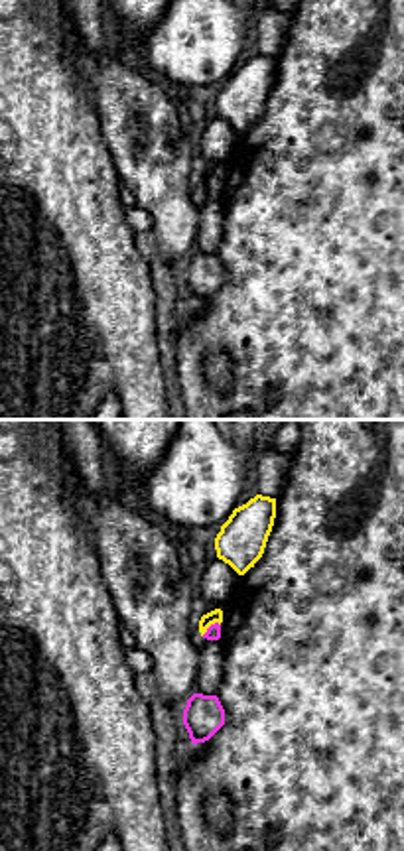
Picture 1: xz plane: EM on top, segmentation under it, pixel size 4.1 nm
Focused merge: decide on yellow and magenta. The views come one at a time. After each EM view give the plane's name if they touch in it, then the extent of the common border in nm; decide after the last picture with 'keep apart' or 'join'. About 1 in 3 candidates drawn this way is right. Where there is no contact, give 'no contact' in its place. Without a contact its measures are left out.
meets yellow in xz; contact 90 nm long

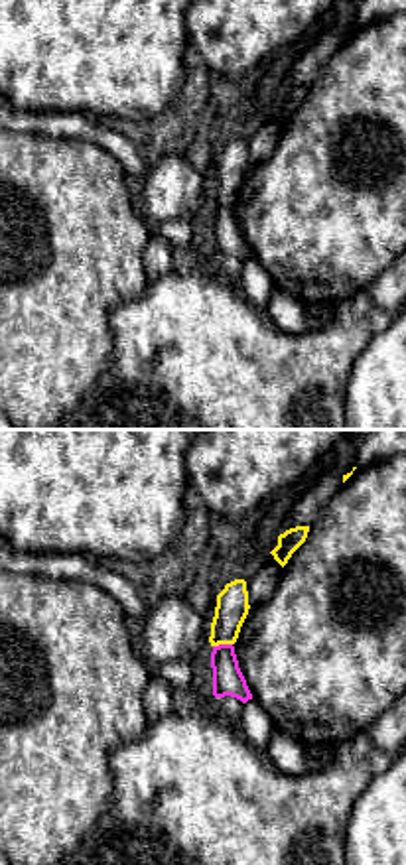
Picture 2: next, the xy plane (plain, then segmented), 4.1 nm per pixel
meets yellow in xy; contact 80 nm long

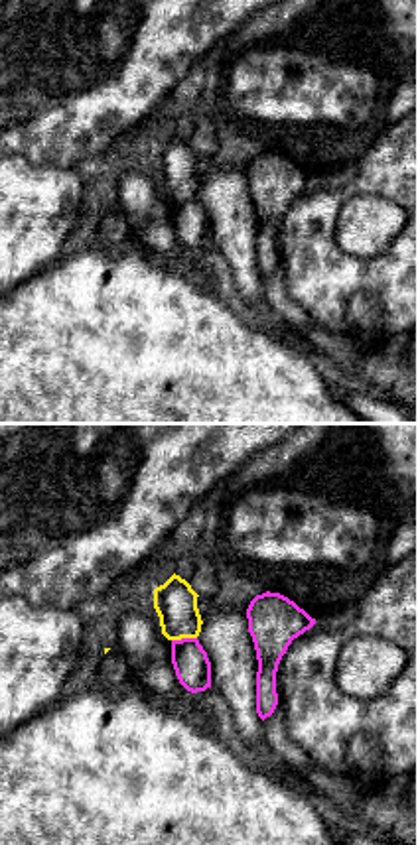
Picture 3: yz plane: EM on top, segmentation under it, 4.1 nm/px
meets yellow in yz; contact 110 nm long

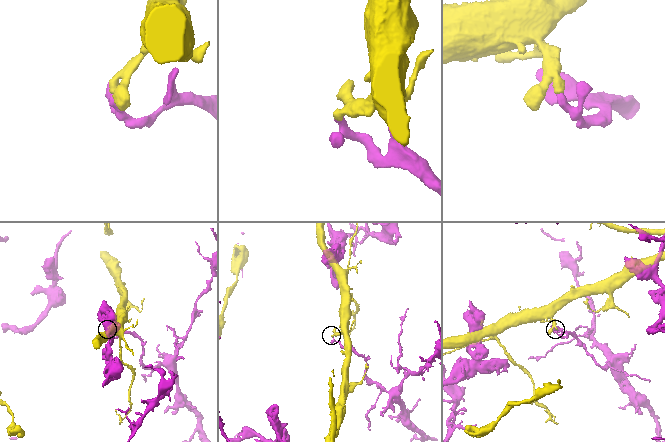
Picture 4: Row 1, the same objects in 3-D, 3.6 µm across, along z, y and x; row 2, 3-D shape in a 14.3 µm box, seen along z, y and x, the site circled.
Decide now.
keep apart

